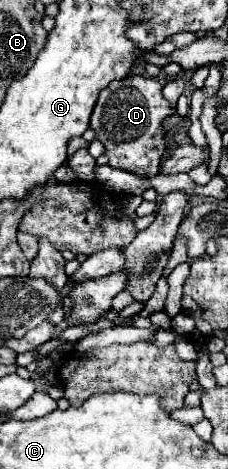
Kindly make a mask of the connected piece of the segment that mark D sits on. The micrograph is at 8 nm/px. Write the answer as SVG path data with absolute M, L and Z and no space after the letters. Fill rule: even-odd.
M127 75L99 93L97 105L91 113L91 129L105 145L105 155L109 157L111 167L131 171L141 177L155 177L171 147L163 127L163 121L171 115L175 115L175 107L161 95L159 81L145 75Z

